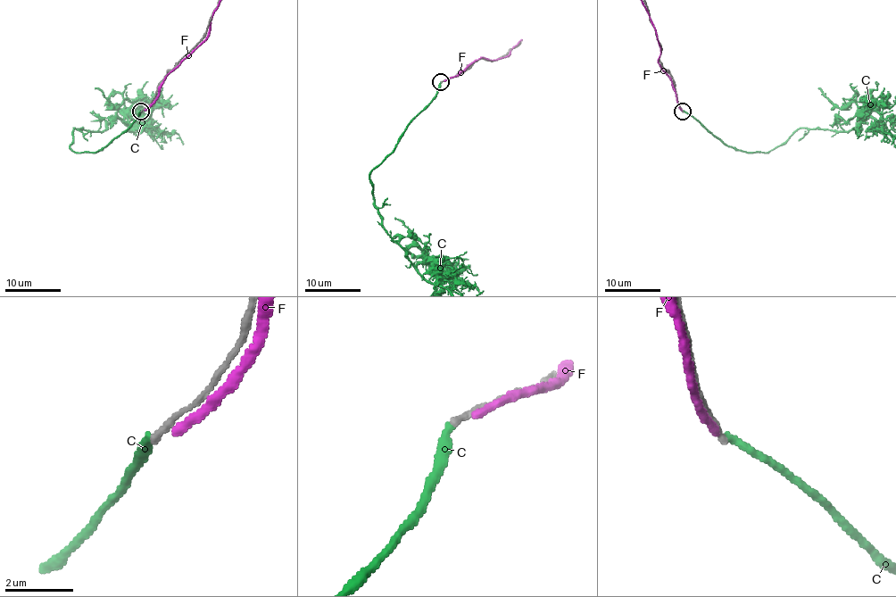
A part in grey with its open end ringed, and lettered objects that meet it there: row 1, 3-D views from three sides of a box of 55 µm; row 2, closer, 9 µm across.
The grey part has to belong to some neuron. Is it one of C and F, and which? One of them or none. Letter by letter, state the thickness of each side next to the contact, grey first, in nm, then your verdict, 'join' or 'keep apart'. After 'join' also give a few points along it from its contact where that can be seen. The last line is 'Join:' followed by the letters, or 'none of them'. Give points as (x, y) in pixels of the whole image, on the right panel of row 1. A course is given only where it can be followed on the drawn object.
C: calibres 180 and 240 nm; keep apart
F: calibres 140 and 360 nm; keep apart
Join: none of them

